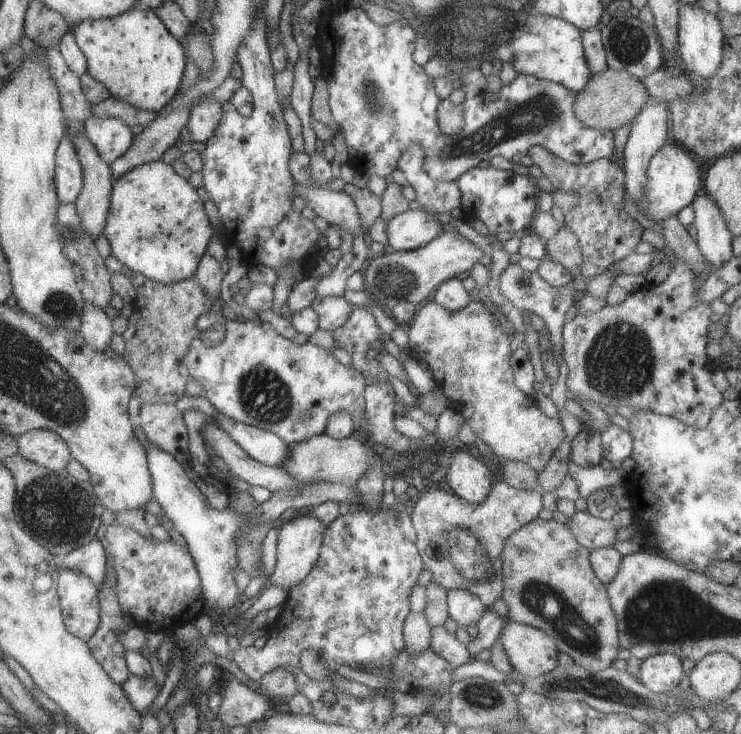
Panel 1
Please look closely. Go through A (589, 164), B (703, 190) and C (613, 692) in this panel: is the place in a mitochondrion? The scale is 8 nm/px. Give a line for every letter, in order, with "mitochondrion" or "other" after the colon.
A: other
B: other
C: mitochondrion

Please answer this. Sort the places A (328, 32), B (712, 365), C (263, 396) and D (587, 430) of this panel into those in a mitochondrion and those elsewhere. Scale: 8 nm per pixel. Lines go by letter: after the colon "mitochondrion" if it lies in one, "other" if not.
A: other
B: other
C: mitochondrion
D: other

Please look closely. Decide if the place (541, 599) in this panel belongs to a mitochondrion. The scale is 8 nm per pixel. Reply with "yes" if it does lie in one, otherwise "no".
yes

